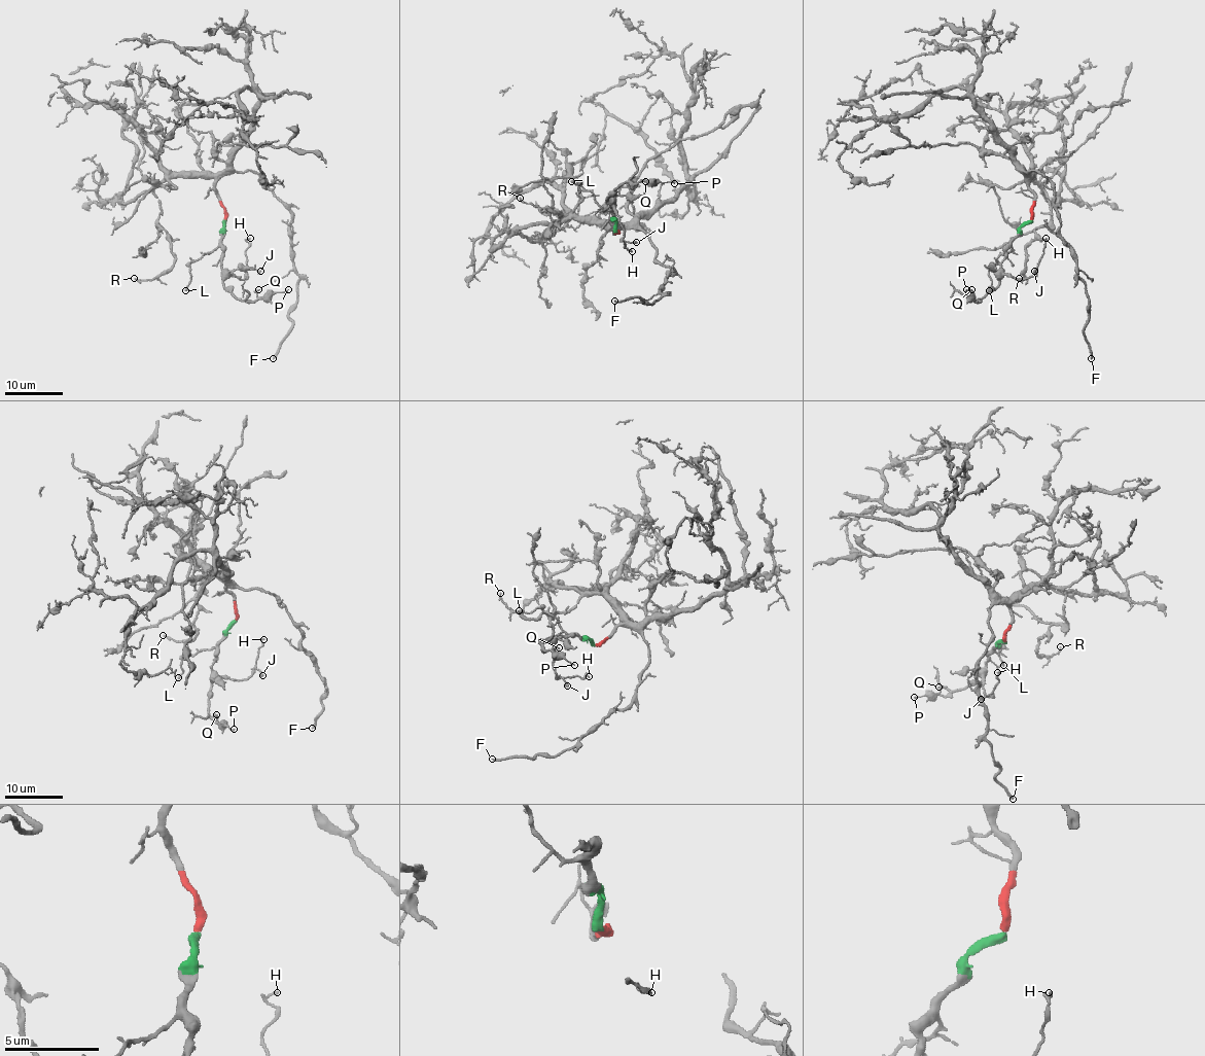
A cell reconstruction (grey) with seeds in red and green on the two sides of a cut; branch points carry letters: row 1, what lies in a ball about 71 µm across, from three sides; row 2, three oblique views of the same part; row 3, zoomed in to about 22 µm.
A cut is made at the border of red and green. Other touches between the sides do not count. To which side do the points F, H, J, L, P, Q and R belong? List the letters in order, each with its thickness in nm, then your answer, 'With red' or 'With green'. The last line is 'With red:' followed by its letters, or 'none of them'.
F: Thickness 220 nm. With red
H: Thickness 130 nm. With green
J: Thickness 180 nm. With green
L: Thickness 190 nm. With green
P: Thickness 80 nm. With green
Q: Thickness 170 nm. With green
R: Thickness 130 nm. With red
With red: F, R

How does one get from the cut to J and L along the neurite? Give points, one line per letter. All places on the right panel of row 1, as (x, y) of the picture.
J: (1032, 220), (1028, 220), (1013, 241), (1001, 269), (1014, 279), (1030, 277), (1034, 272)
L: (1032, 220), (1021, 227), (1007, 252), (996, 258), (988, 272), (989, 290)

